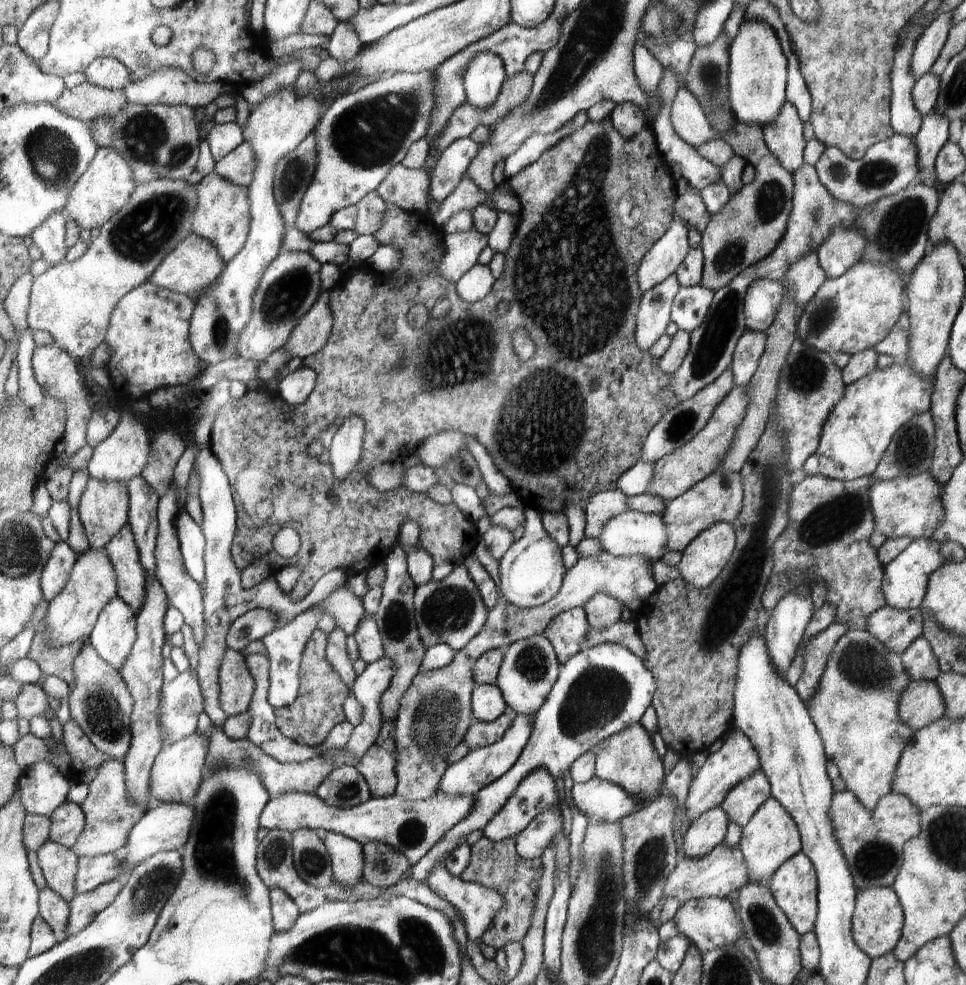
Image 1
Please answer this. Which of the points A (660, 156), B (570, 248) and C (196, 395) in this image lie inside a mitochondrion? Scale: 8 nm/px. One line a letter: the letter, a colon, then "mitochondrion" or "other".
A: other
B: mitochondrion
C: other

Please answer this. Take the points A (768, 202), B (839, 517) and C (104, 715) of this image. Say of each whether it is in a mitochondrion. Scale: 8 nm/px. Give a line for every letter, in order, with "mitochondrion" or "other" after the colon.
A: mitochondrion
B: mitochondrion
C: mitochondrion

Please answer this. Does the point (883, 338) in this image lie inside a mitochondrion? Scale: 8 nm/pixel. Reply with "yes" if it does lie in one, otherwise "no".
no

